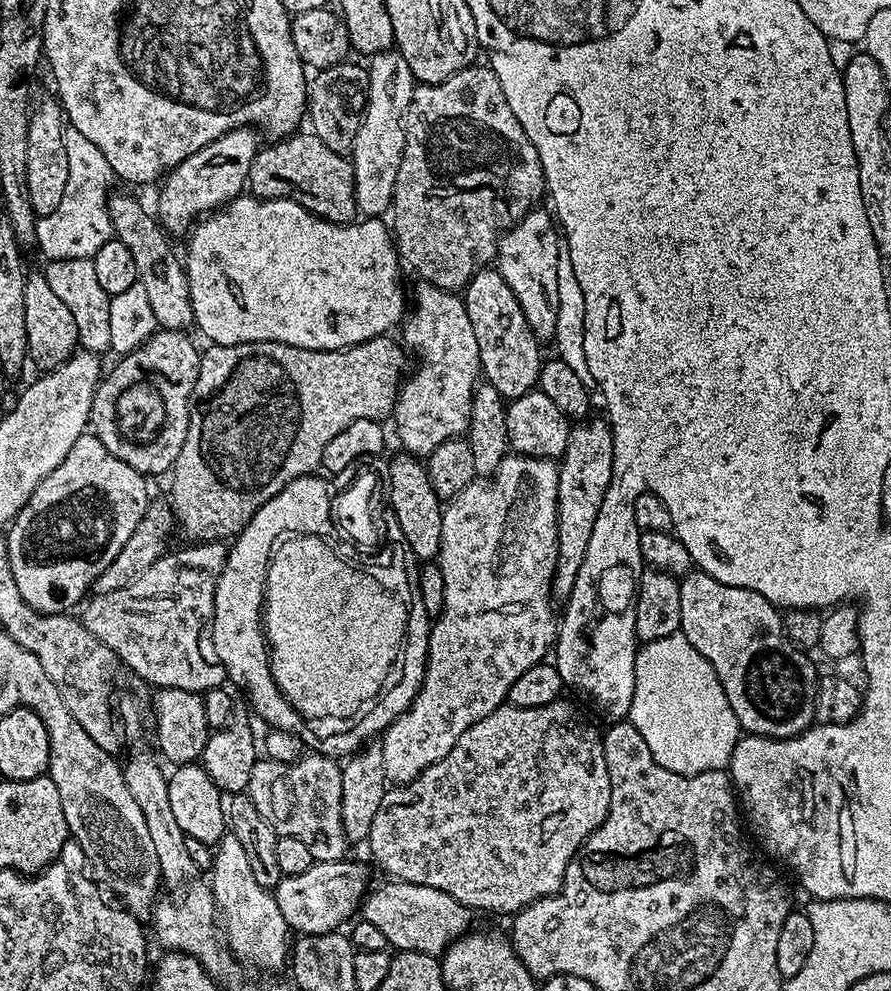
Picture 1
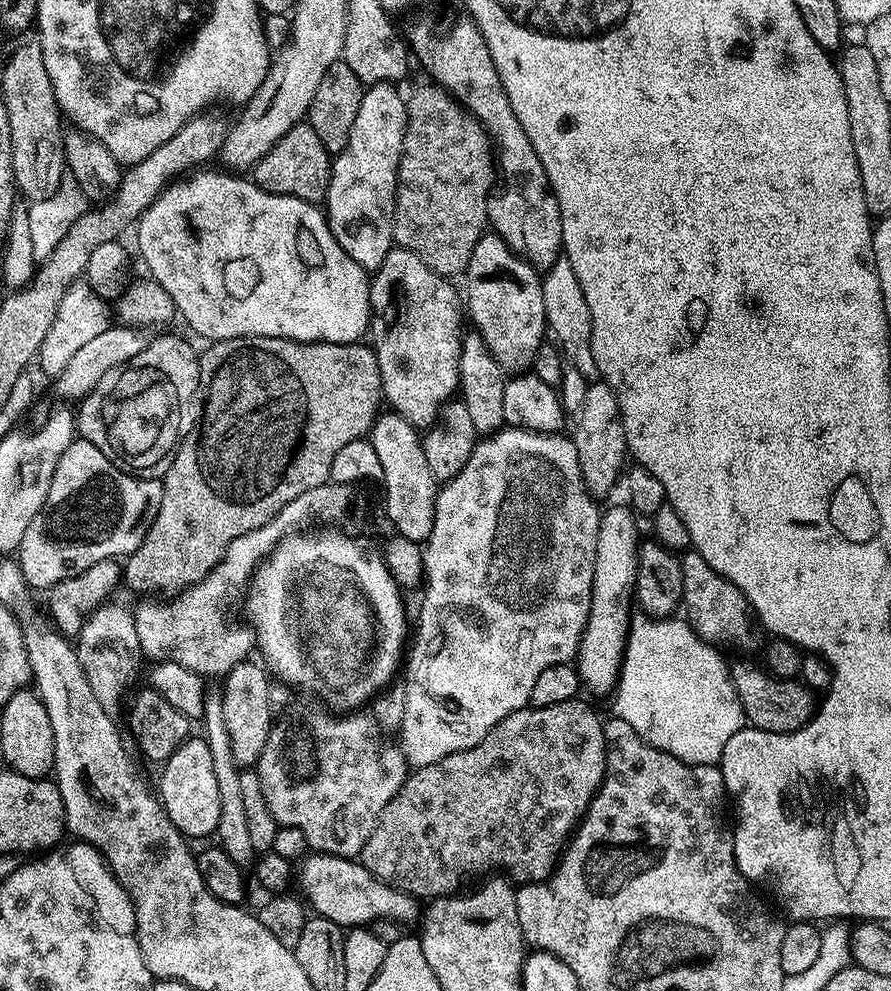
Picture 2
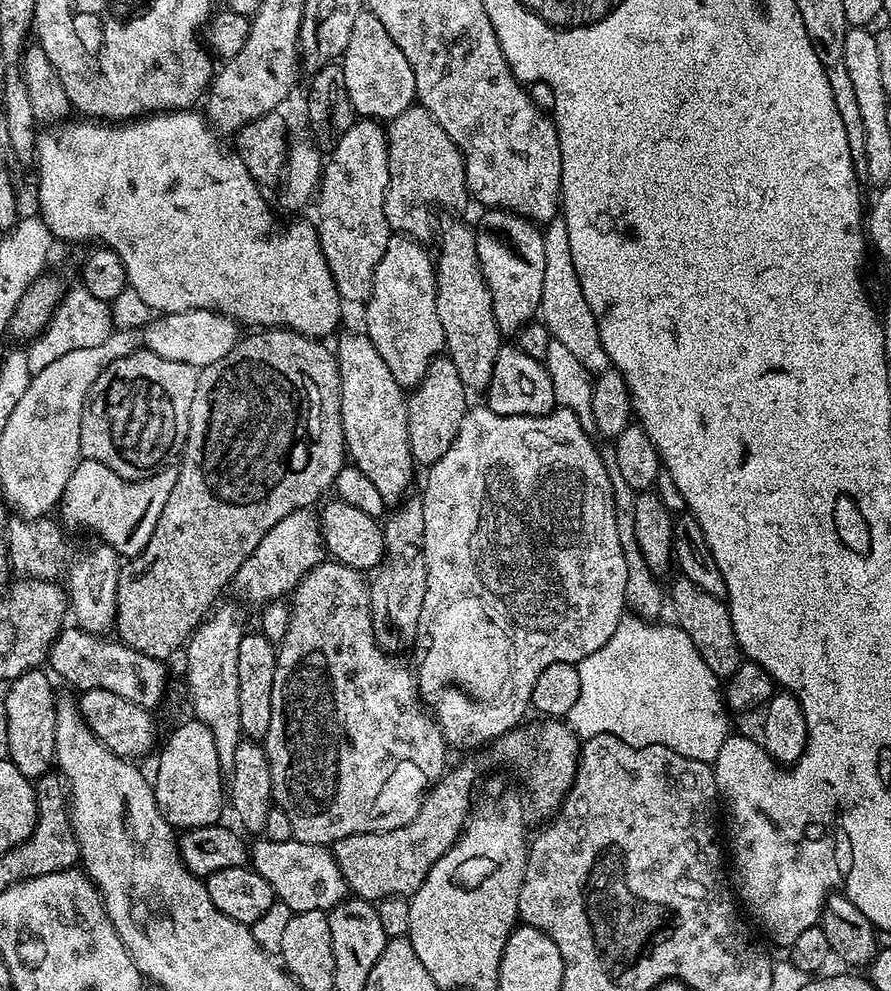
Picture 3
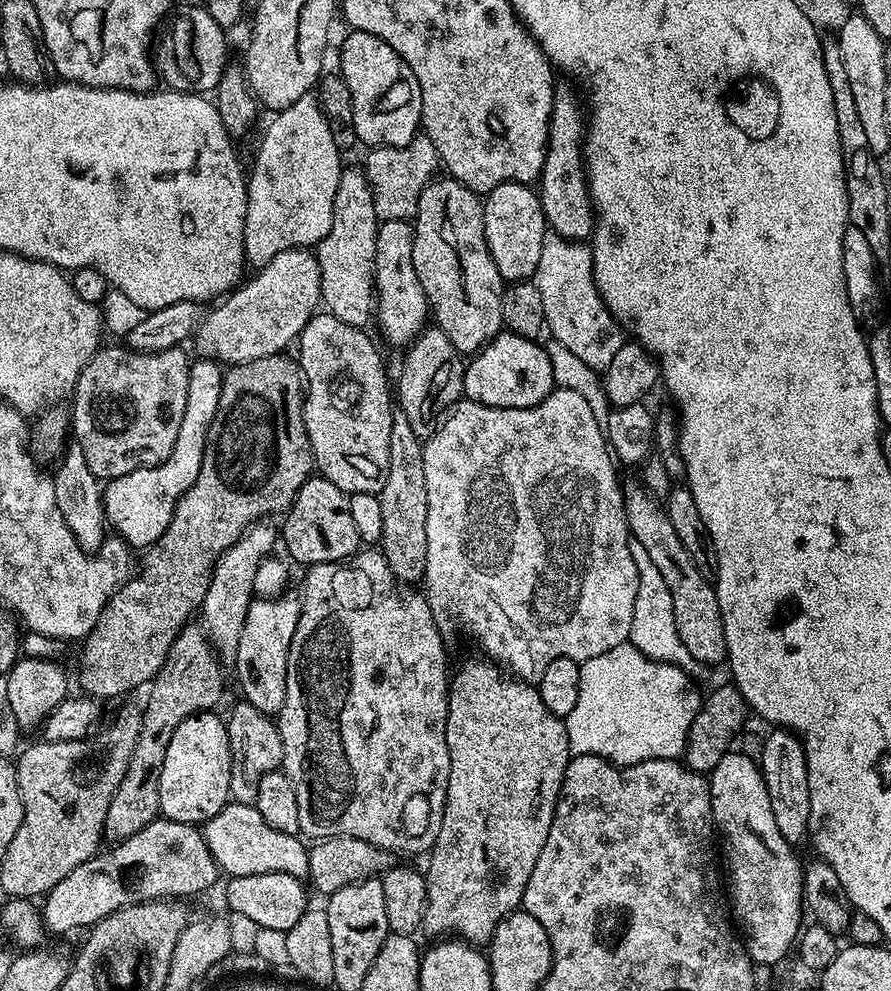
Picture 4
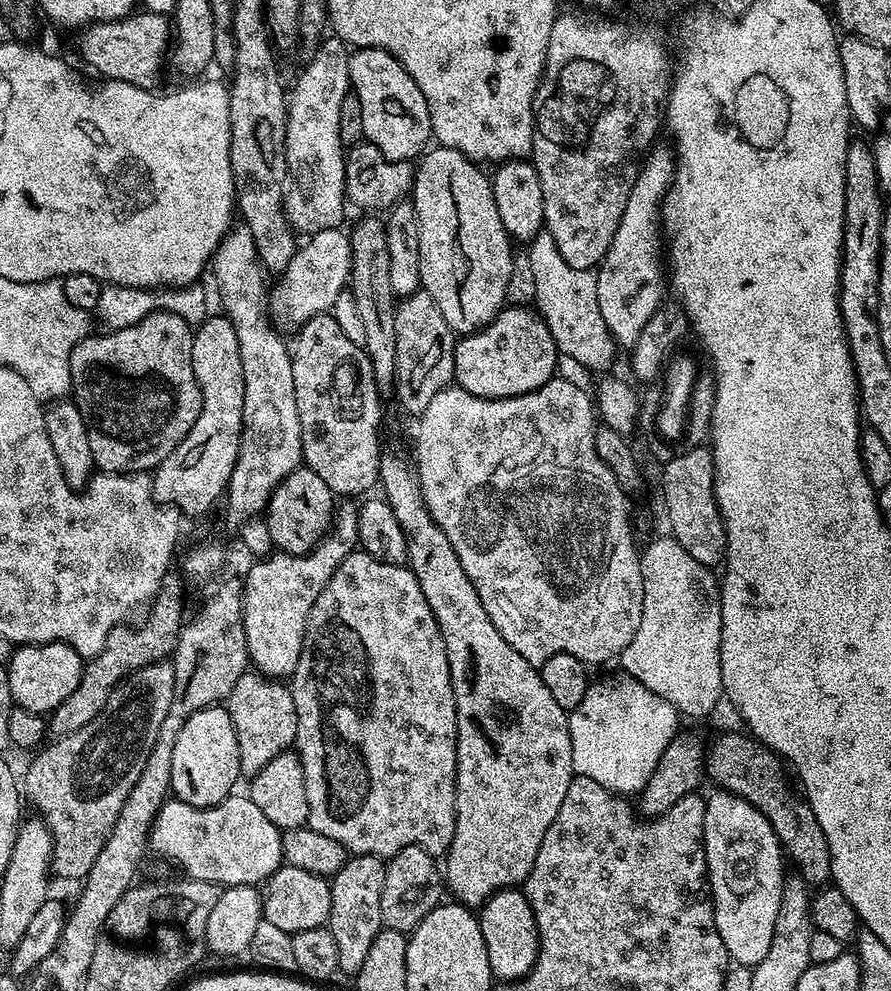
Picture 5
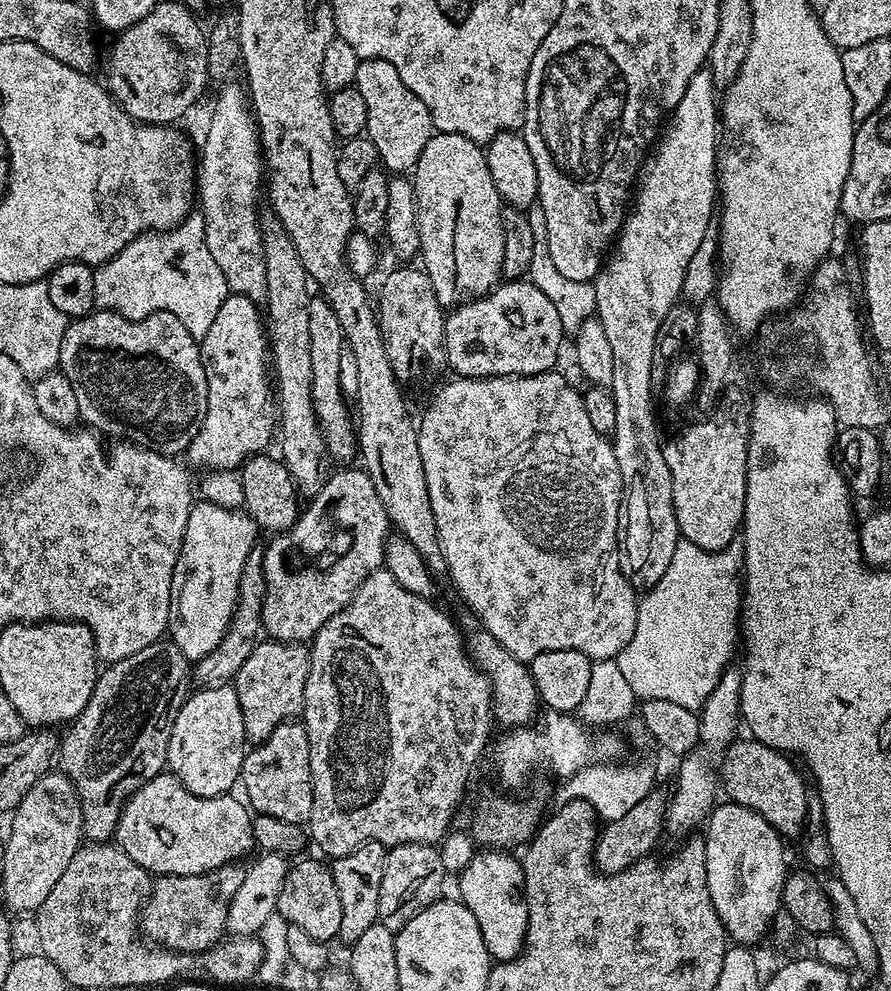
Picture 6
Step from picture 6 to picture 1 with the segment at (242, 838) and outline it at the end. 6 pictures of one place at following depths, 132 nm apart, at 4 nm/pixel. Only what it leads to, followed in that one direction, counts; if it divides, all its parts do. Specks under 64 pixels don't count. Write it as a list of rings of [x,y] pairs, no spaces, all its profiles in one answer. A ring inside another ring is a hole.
[[[388,883],[392,884],[373,887],[365,896],[362,918],[371,922],[396,952],[417,952],[440,958],[449,946],[473,927],[473,913],[449,892],[421,884]]]

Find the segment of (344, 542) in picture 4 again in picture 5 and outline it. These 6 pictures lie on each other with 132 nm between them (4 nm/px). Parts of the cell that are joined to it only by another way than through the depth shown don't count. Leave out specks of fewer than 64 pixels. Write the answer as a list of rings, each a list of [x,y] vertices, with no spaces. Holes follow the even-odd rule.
[[[307,466],[297,468],[273,489],[267,502],[266,523],[273,545],[286,554],[306,554],[328,535],[337,507],[330,486],[314,470]]]

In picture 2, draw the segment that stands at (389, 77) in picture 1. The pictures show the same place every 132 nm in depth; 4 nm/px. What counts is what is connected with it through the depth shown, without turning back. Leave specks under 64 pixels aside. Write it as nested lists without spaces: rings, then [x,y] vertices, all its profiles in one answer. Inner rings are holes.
[[[391,83],[373,84],[365,91],[362,106],[358,106],[358,118],[354,118],[354,126],[350,126],[350,138],[332,160],[328,193],[322,201],[334,238],[342,250],[346,250],[346,254],[350,254],[350,258],[354,258],[354,262],[369,274],[382,266],[386,254],[394,247],[392,219],[396,213],[396,175],[400,169],[408,109],[405,97],[400,97],[392,88],[395,87]]]

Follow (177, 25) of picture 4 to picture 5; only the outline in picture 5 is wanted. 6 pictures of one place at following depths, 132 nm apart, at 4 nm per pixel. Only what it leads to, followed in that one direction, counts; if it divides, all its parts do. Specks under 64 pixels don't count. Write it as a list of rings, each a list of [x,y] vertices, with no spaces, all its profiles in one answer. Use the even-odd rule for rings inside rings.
[[[147,10],[139,12],[120,20],[97,21],[87,25],[80,34],[80,52],[102,74],[101,77],[124,81],[151,91],[156,86],[154,84],[160,76],[162,60],[170,48],[172,22],[165,13]]]

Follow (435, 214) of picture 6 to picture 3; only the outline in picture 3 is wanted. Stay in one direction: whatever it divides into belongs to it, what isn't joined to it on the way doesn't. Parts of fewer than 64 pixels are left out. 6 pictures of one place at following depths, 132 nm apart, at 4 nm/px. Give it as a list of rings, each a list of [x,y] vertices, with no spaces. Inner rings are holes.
[[[460,220],[439,225],[440,257],[434,260],[436,275],[436,305],[438,318],[442,318],[442,334],[447,359],[454,362],[458,378],[469,393],[487,393],[490,378],[494,374],[496,359],[502,347],[502,334],[498,322],[494,322],[494,306],[490,302],[490,290],[482,278],[482,270],[476,253],[476,233]]]

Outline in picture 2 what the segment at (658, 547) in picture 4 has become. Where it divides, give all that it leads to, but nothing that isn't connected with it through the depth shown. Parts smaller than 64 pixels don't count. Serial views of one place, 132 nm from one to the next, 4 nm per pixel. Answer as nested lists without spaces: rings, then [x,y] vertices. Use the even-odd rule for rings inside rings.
[[[732,660],[730,671],[732,685],[744,707],[744,719],[753,728],[760,728],[763,732],[796,732],[809,723],[814,716],[813,693],[803,683],[796,682],[791,685],[787,680],[775,680],[771,675],[765,674],[759,667],[755,668],[748,660]]]

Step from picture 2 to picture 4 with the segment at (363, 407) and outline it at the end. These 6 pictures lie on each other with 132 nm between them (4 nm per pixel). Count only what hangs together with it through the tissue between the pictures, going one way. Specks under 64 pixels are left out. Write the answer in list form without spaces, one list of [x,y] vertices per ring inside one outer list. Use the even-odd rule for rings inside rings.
[[[288,354],[258,358],[257,360],[246,362],[245,364],[229,367],[227,371],[225,371],[222,390],[218,398],[218,410],[214,414],[214,422],[210,426],[208,441],[204,447],[202,470],[198,470],[198,478],[194,482],[194,486],[190,486],[190,490],[186,490],[186,494],[182,494],[182,498],[176,503],[176,509],[170,518],[170,526],[166,526],[162,538],[158,538],[155,542],[148,545],[146,551],[143,553],[143,556],[145,555],[144,565],[141,566],[140,573],[138,573],[138,568],[135,575],[125,580],[124,583],[120,585],[119,590],[108,599],[106,606],[102,610],[102,614],[98,618],[98,622],[94,626],[94,630],[90,630],[90,634],[83,641],[82,647],[84,647],[84,653],[80,656],[79,688],[79,691],[83,693],[83,695],[91,696],[101,702],[107,702],[107,700],[114,699],[115,696],[124,696],[127,692],[134,691],[135,688],[142,687],[141,689],[143,689],[145,685],[155,680],[156,675],[162,670],[165,658],[170,654],[174,638],[179,634],[181,628],[189,623],[188,615],[190,615],[195,608],[197,611],[197,609],[203,605],[204,599],[206,598],[206,590],[212,581],[212,571],[216,569],[216,563],[221,554],[230,546],[234,546],[234,542],[238,542],[238,538],[246,529],[257,524],[260,520],[275,517],[275,512],[277,512],[277,514],[283,513],[291,506],[292,499],[296,497],[302,485],[308,481],[310,473],[314,468],[312,447],[308,441],[308,435],[306,434],[306,426],[304,425],[302,415],[303,410],[304,402],[302,399],[300,366],[293,357],[291,360]]]

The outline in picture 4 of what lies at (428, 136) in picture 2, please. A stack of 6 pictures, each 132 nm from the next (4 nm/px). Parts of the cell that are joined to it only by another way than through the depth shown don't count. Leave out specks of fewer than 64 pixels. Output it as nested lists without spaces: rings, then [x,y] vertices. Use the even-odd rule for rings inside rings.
[[[417,134],[401,148],[373,147],[369,152],[372,153],[369,154],[368,161],[363,161],[362,167],[364,175],[368,177],[368,185],[372,187],[377,220],[411,221],[415,217],[422,190],[432,183],[437,175],[436,167],[439,169],[442,164],[435,146],[428,136]]]

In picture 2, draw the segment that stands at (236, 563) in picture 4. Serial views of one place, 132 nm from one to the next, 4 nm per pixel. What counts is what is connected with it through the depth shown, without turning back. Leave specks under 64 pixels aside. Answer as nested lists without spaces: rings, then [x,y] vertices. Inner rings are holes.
[[[209,691],[204,697],[204,715],[202,725],[204,732],[202,739],[206,746],[210,746],[210,759],[214,761],[214,778],[218,778],[218,803],[222,811],[218,814],[218,826],[214,833],[219,847],[224,849],[224,853],[239,866],[251,865],[254,860],[254,853],[250,846],[250,834],[246,823],[245,808],[242,803],[240,777],[242,769],[234,762],[234,756],[230,754],[230,738],[226,734],[226,722],[222,718],[222,702],[219,691]]]

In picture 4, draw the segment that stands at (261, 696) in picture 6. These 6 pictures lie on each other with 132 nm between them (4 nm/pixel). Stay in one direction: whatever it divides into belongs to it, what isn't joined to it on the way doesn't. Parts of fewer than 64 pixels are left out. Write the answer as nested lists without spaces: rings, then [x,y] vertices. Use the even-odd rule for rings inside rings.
[[[239,702],[226,716],[228,741],[230,742],[230,797],[238,804],[255,805],[258,798],[258,785],[266,774],[277,771],[283,765],[282,734],[279,723],[273,717],[262,714],[247,702]]]

